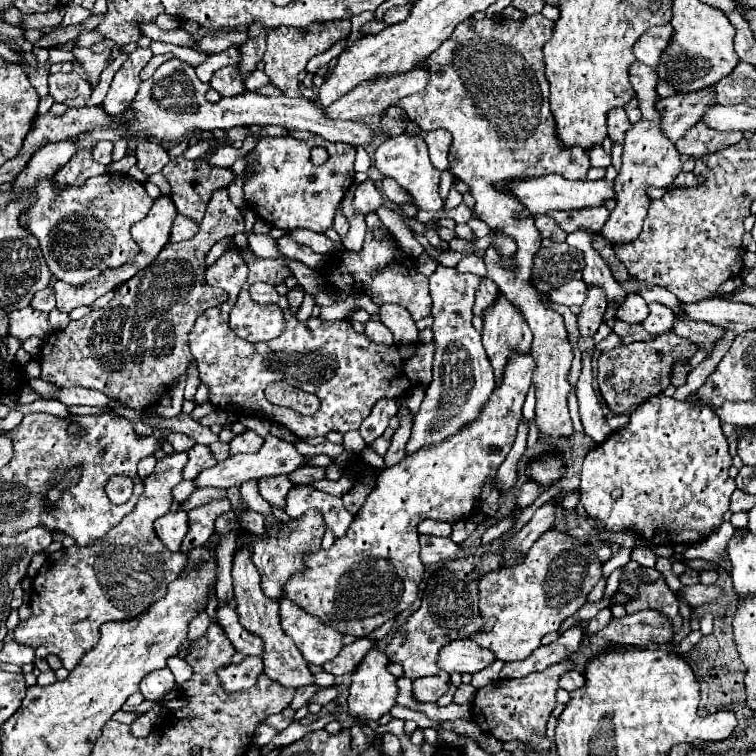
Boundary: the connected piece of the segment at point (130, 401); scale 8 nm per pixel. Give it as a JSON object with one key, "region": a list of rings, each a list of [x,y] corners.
{"region":[[[227,191],[215,193],[207,205],[205,219],[199,227],[199,233],[181,243],[167,243],[163,251],[157,255],[155,263],[141,269],[135,277],[125,281],[123,287],[115,291],[115,297],[97,311],[81,317],[79,321],[71,321],[67,329],[53,331],[41,349],[41,379],[59,387],[85,387],[105,393],[109,399],[119,401],[131,409],[145,409],[153,407],[163,393],[171,389],[175,379],[183,375],[193,361],[189,351],[189,333],[197,321],[197,317],[215,305],[227,301],[227,293],[223,289],[209,287],[205,281],[205,257],[209,249],[227,235],[245,233],[243,215],[235,205],[229,201]]]}

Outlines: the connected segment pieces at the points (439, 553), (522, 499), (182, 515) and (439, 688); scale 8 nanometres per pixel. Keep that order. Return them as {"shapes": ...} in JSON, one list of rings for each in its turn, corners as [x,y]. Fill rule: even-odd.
{"shapes":[[[[421,535],[421,561],[427,563],[439,563],[455,557],[461,551],[459,545],[455,545],[451,539],[445,537],[433,537],[433,535]]],[[[527,481],[527,483],[523,483],[523,485],[517,489],[515,505],[517,505],[517,507],[529,507],[543,491],[547,491],[547,489],[545,489],[545,487],[539,487],[539,485],[533,483],[533,481]]],[[[169,511],[159,517],[155,523],[155,533],[163,541],[169,551],[179,551],[183,537],[187,535],[187,513],[185,511]]],[[[445,671],[433,677],[419,677],[413,681],[413,697],[419,703],[435,703],[449,689],[449,675]]]]}

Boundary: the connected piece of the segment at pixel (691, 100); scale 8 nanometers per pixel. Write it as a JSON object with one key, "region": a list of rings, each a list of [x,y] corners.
{"region":[[[713,87],[693,91],[693,93],[677,93],[675,97],[661,99],[657,103],[657,109],[661,109],[663,115],[663,133],[667,133],[671,141],[677,141],[697,121],[701,121],[703,113],[715,103],[717,101],[715,101]]]}

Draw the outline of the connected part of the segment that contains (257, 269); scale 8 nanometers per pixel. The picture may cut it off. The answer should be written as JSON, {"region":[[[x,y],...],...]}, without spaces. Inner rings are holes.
{"region":[[[245,251],[243,259],[249,267],[247,277],[247,285],[249,286],[257,282],[263,282],[277,287],[277,285],[285,283],[285,279],[289,275],[293,275],[283,259],[261,259],[253,251]]]}

